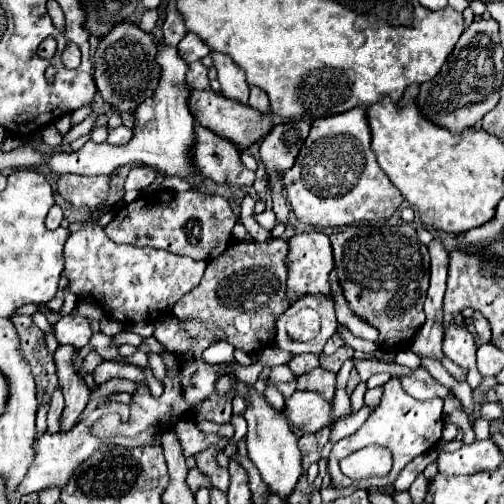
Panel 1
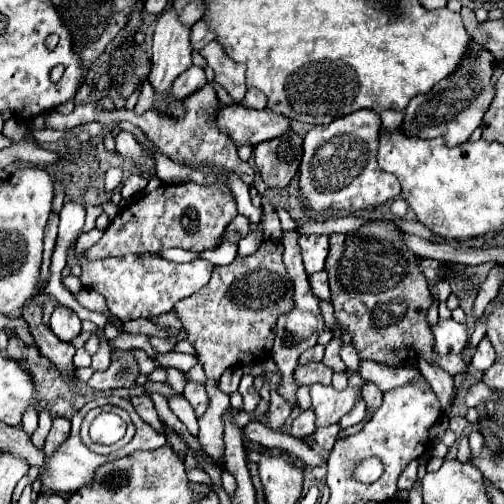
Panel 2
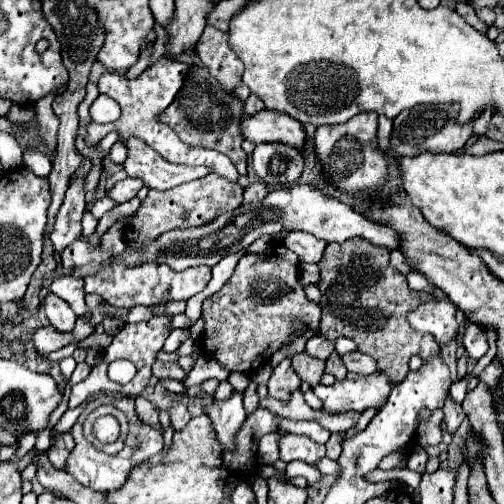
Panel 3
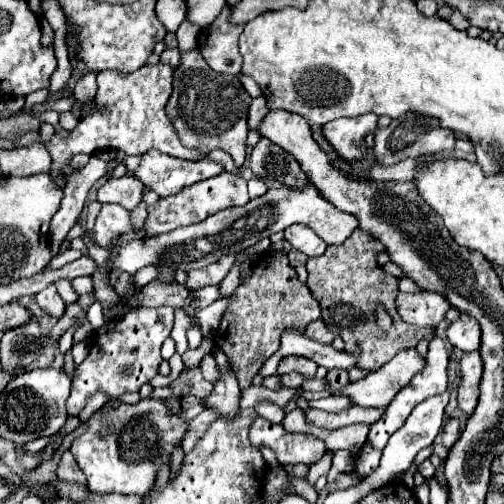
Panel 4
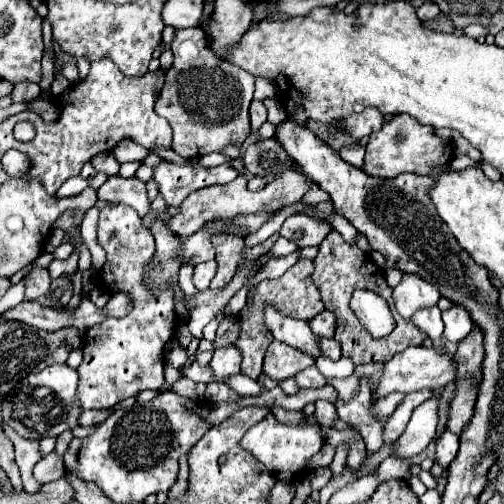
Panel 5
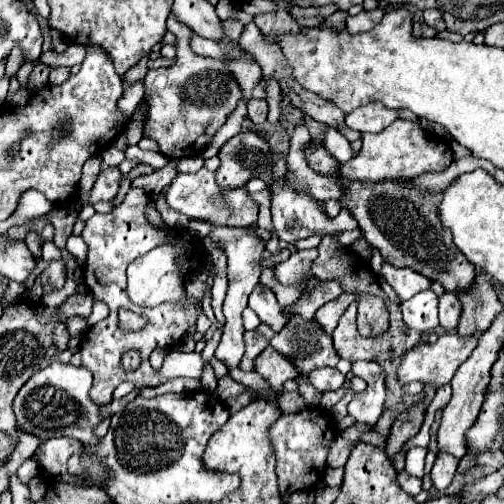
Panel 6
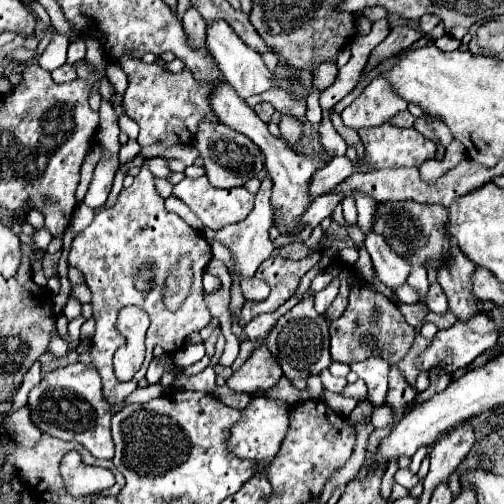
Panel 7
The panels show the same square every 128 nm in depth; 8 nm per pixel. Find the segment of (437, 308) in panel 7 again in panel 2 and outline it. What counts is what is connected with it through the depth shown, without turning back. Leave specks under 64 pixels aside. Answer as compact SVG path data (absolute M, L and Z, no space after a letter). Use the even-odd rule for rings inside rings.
M482 338L480 344L478 344L478 348L476 348L476 352L474 352L472 366L478 368L480 372L484 372L484 370L488 370L494 364L494 358L496 358L496 354L494 354L494 348L492 348L490 340Z

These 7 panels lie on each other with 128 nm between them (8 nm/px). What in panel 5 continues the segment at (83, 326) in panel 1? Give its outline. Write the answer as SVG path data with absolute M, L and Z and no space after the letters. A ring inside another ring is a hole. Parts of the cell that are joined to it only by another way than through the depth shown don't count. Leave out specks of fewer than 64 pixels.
M32 264L22 282L26 286L26 300L38 300L50 296L50 276L46 268Z

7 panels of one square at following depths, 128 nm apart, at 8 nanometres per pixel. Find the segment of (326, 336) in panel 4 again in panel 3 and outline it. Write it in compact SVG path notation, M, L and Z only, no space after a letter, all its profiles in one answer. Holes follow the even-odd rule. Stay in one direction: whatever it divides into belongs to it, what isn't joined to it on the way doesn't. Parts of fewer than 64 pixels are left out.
M316 334L316 336L312 336L312 338L306 342L306 352L308 352L310 356L314 356L314 358L320 358L320 360L326 360L334 350L335 341L324 338L322 334Z

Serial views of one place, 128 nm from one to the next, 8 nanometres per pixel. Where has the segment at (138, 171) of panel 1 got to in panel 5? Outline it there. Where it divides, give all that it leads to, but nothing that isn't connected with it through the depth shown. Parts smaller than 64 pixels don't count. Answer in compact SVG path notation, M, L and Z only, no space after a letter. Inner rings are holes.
M110 176L100 188L98 188L98 200L106 202L120 202L132 206L140 218L144 218L152 206L148 200L146 184L138 178L122 178L122 176Z

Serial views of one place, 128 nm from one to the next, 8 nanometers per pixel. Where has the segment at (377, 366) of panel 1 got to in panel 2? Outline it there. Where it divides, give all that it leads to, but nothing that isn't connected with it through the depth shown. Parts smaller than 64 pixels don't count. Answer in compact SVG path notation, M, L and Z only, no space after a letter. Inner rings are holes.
M344 340L344 342L342 342L342 348L340 348L340 358L342 358L342 362L346 364L346 368L348 368L348 370L352 370L352 372L356 372L356 370L358 370L360 356L358 356L356 346L352 344L352 340Z

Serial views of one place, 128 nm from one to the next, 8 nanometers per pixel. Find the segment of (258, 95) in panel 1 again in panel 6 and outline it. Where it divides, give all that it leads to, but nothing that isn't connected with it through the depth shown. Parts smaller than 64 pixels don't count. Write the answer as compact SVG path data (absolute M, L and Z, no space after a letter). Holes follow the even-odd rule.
M252 98L248 102L248 118L252 122L256 122L256 124L262 124L262 122L266 122L266 116L268 116L268 104L266 104L266 100Z

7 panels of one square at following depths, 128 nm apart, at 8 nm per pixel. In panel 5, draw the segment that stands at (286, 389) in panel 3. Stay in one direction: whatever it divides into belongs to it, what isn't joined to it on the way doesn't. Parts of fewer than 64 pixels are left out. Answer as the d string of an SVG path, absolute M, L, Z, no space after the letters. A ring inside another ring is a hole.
M310 366L310 368L302 370L294 378L296 378L296 382L298 382L300 388L322 388L322 386L328 384L328 378L316 366Z

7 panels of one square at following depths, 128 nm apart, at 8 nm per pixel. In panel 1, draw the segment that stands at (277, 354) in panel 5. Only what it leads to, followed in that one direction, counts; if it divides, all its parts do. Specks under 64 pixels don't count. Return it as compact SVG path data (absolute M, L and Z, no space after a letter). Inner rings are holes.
M314 368L302 376L298 376L298 390L314 390L324 394L326 400L334 398L334 382L336 374L324 368Z

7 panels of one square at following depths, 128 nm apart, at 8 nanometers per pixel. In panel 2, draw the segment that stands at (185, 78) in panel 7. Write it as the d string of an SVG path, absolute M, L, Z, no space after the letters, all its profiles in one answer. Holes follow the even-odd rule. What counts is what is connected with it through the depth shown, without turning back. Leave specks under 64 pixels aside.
M210 82L204 84L204 88L196 90L194 94L186 96L182 100L184 104L184 116L168 116L166 112L158 112L158 110L148 110L142 116L136 116L130 110L102 110L98 106L98 102L86 104L86 106L76 106L72 114L64 116L64 120L78 120L82 122L102 122L102 124L118 124L120 120L130 120L132 124L136 124L138 128L144 130L144 134L156 144L156 148L160 148L160 152L164 152L168 158L172 158L174 162L188 162L188 164L216 164L216 168L226 168L236 172L248 186L254 180L254 170L250 168L248 162L240 160L236 154L236 144L234 140L220 132L218 124L216 124L216 110L220 110L220 102L216 98L216 92L212 88Z

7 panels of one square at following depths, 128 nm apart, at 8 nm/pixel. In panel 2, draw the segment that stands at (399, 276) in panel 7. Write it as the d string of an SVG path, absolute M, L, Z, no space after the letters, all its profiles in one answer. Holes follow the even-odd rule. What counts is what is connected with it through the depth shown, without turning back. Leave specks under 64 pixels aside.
M440 318L438 324L430 324L434 334L434 348L440 354L460 354L468 344L468 330L464 324L454 322L452 318Z

